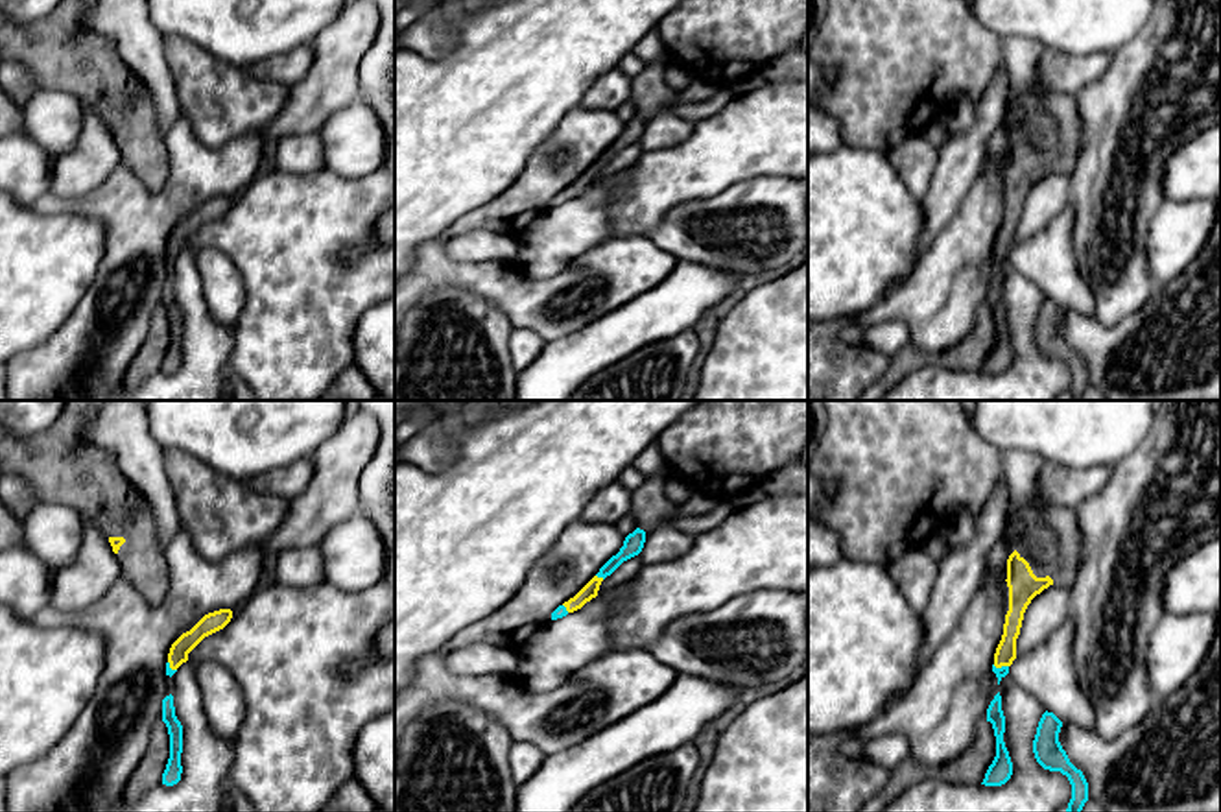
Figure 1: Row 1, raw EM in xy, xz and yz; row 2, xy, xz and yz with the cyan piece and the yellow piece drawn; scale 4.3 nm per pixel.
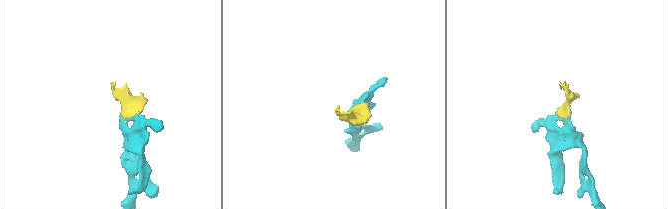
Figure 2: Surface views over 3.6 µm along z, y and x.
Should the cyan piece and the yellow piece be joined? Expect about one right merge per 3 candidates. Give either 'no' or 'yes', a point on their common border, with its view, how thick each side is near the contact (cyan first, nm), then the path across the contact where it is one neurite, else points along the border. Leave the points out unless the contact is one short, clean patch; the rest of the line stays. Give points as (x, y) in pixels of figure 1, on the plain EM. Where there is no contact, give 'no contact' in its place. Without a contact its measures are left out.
yes; contact xz (600, 163); calibres 90 and 70 nm

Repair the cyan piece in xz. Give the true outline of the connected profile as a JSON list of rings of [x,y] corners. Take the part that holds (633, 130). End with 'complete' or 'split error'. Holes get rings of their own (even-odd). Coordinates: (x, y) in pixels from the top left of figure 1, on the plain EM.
[[[636,114],[633,120],[629,120],[623,127],[623,133],[616,142],[612,142],[601,155],[599,159],[568,188],[559,192],[551,199],[551,207],[563,205],[568,199],[574,199],[581,196],[587,188],[598,183],[601,168],[610,162],[623,148],[638,142],[644,135],[646,129],[646,118]]] | split error

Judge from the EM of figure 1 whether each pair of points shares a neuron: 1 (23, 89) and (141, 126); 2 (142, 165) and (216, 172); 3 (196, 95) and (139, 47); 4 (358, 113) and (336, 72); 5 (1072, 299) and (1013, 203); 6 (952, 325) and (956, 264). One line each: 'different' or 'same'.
1: different
2: different
3: different
4: different
5: different
6: same

